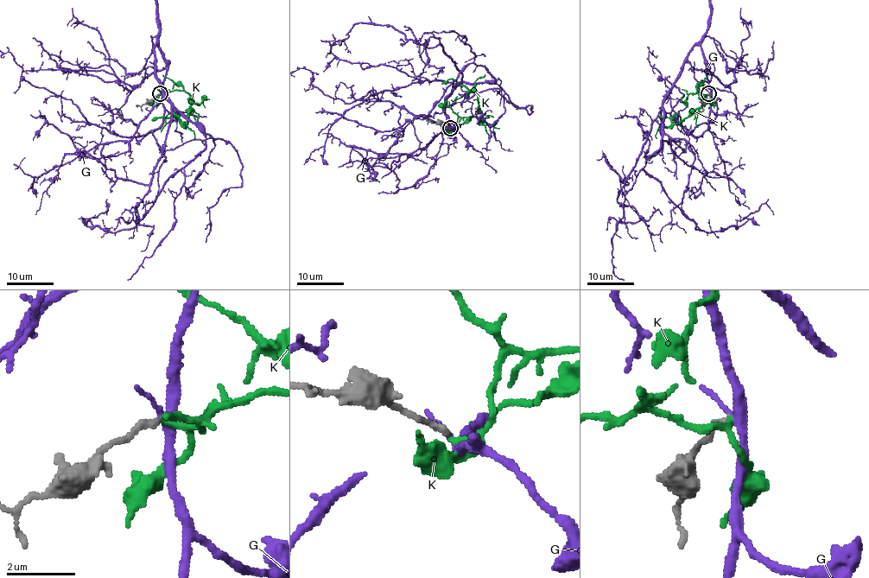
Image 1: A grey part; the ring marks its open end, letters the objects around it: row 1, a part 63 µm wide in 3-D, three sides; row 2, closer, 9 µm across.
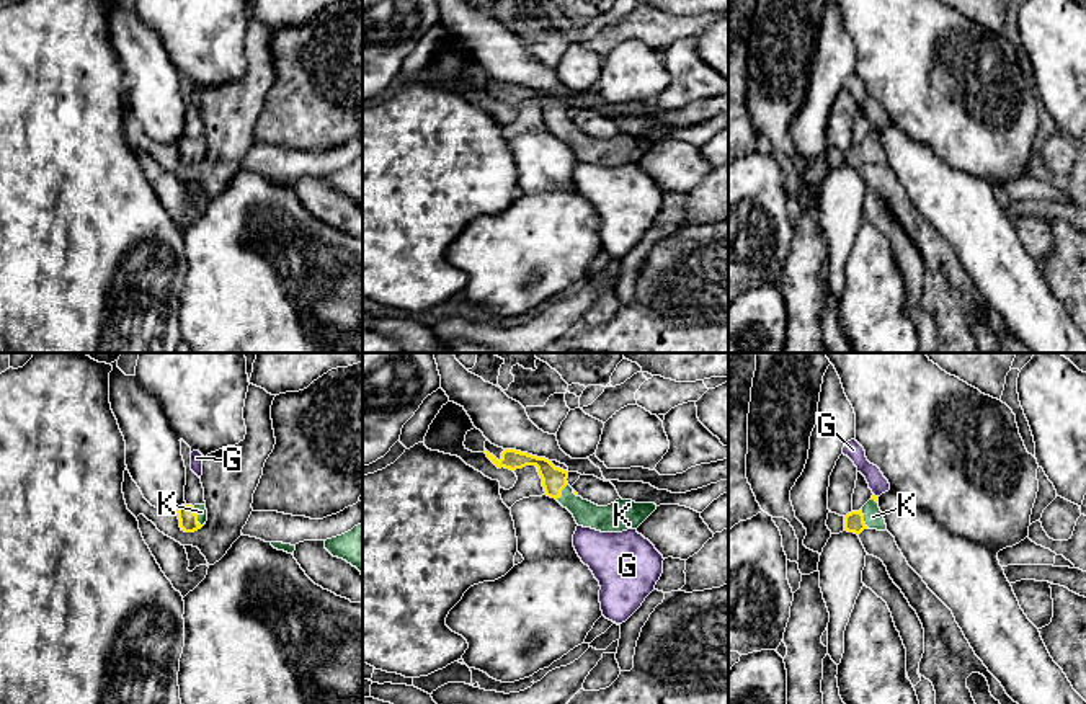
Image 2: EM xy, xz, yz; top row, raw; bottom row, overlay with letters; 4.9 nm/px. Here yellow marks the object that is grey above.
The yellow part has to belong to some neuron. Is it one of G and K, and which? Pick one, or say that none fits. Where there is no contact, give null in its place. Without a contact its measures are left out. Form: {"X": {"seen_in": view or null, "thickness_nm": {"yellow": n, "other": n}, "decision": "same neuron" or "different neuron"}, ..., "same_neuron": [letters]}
{"G": {"seen_in": null, "decision": "different neuron"}, "K": {"seen_in": "xy", "thickness_nm": {"yellow": 100, "other": 60}, "decision": "same neuron"}, "same_neuron": ["K"]}

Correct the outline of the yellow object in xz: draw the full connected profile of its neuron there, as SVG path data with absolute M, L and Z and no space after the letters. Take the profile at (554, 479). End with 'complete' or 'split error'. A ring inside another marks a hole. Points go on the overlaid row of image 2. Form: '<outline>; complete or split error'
M487 449L487 457L498 467L510 470L536 466L542 479L542 487L547 497L555 498L567 508L578 526L591 528L601 532L622 532L637 529L655 510L655 503L635 503L632 500L616 500L608 506L598 506L583 500L567 482L568 470L555 467L549 459L537 457L516 449L505 449L498 461Z; split error

